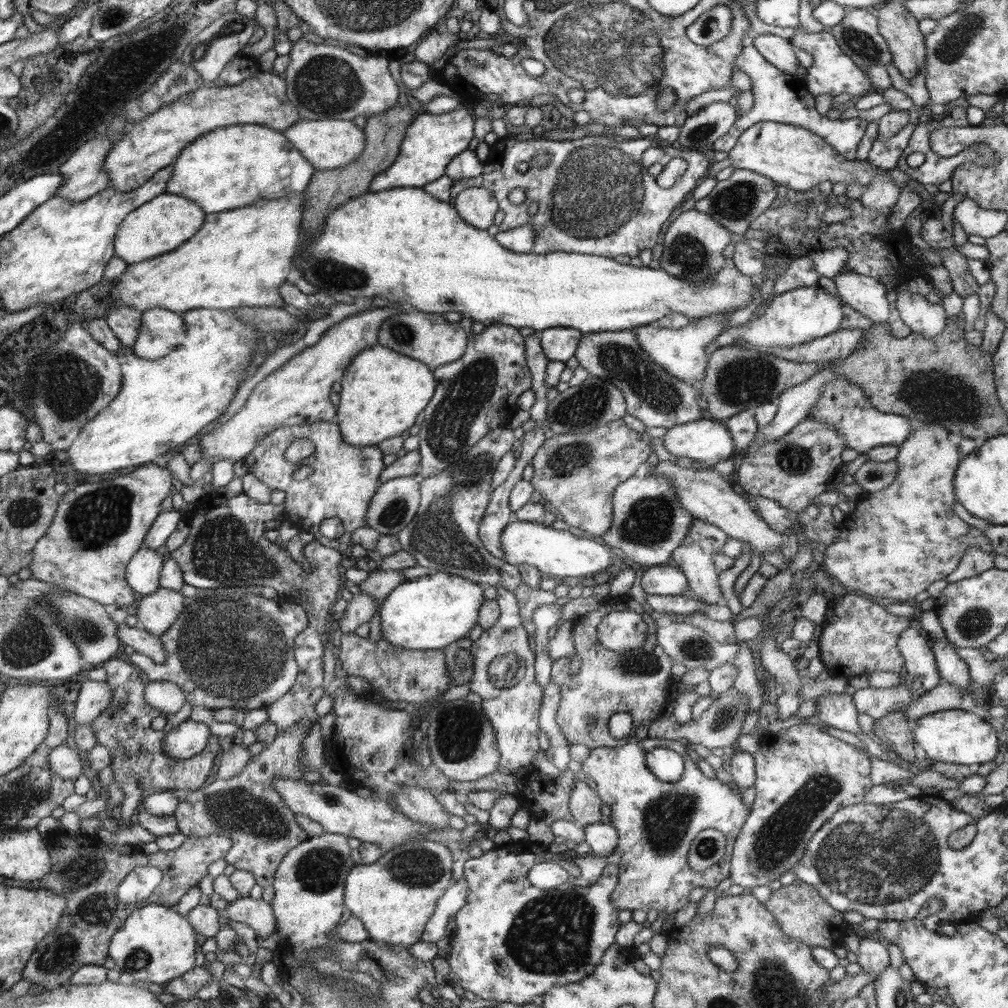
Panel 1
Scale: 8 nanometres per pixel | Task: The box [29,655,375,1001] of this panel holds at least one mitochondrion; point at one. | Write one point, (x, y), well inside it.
(82, 876)

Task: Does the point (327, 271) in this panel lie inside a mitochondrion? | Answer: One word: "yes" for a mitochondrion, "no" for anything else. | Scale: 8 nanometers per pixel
yes

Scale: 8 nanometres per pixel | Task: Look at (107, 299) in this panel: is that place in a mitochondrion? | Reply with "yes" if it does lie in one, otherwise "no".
no

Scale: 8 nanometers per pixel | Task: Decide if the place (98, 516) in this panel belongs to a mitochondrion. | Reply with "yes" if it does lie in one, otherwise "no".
yes

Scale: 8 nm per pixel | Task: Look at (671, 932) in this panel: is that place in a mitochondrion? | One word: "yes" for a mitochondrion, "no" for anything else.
no

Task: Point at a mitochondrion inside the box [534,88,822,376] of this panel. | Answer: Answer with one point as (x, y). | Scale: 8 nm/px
(598, 191)

